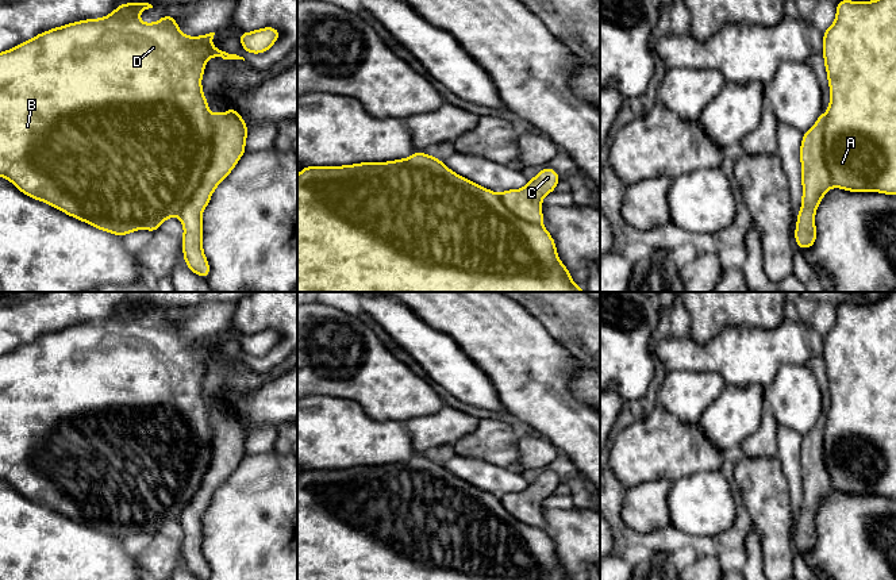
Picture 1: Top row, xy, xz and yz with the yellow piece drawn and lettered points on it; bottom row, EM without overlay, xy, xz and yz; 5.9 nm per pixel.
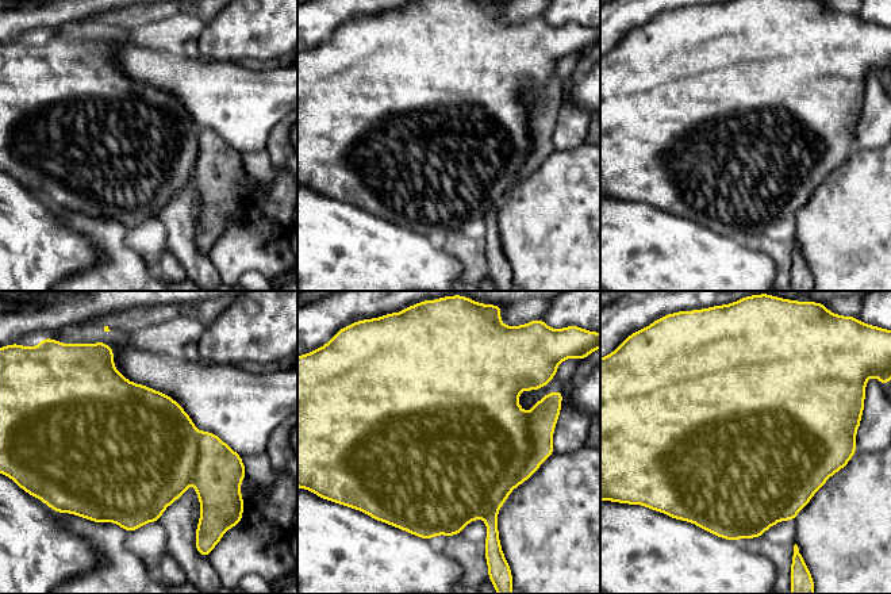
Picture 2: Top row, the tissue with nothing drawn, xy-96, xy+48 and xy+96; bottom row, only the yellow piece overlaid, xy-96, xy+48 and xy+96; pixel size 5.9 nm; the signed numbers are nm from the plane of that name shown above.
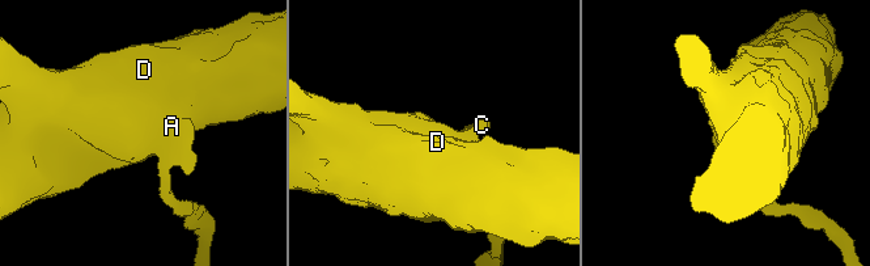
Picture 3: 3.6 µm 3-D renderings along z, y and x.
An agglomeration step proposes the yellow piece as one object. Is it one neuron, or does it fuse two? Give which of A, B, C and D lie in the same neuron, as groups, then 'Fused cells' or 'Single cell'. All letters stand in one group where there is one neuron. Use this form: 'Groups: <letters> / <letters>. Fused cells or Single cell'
Groups: A B D / C. Fused cells

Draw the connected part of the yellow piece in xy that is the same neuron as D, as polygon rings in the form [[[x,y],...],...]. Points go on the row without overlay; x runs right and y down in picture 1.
[[[124,306],[104,320],[85,322],[51,331],[0,356],[0,480],[11,484],[26,499],[118,539],[136,533],[155,535],[166,522],[180,519],[182,511],[197,493],[212,460],[209,408],[201,389],[205,366],[211,360],[245,364],[243,360],[212,349],[211,343],[215,335],[200,339],[182,337],[178,324],[169,316],[154,326],[143,326],[138,318],[149,311],[153,311],[149,306]]]

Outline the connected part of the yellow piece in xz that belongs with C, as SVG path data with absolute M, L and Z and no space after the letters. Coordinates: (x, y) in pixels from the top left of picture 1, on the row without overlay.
M545 470L522 492L508 492L499 499L505 510L519 521L530 526L542 526L542 502L554 495L558 485L558 476L551 470Z

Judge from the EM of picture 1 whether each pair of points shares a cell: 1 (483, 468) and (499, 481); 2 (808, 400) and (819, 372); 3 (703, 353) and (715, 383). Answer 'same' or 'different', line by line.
1: same
2: different
3: different

